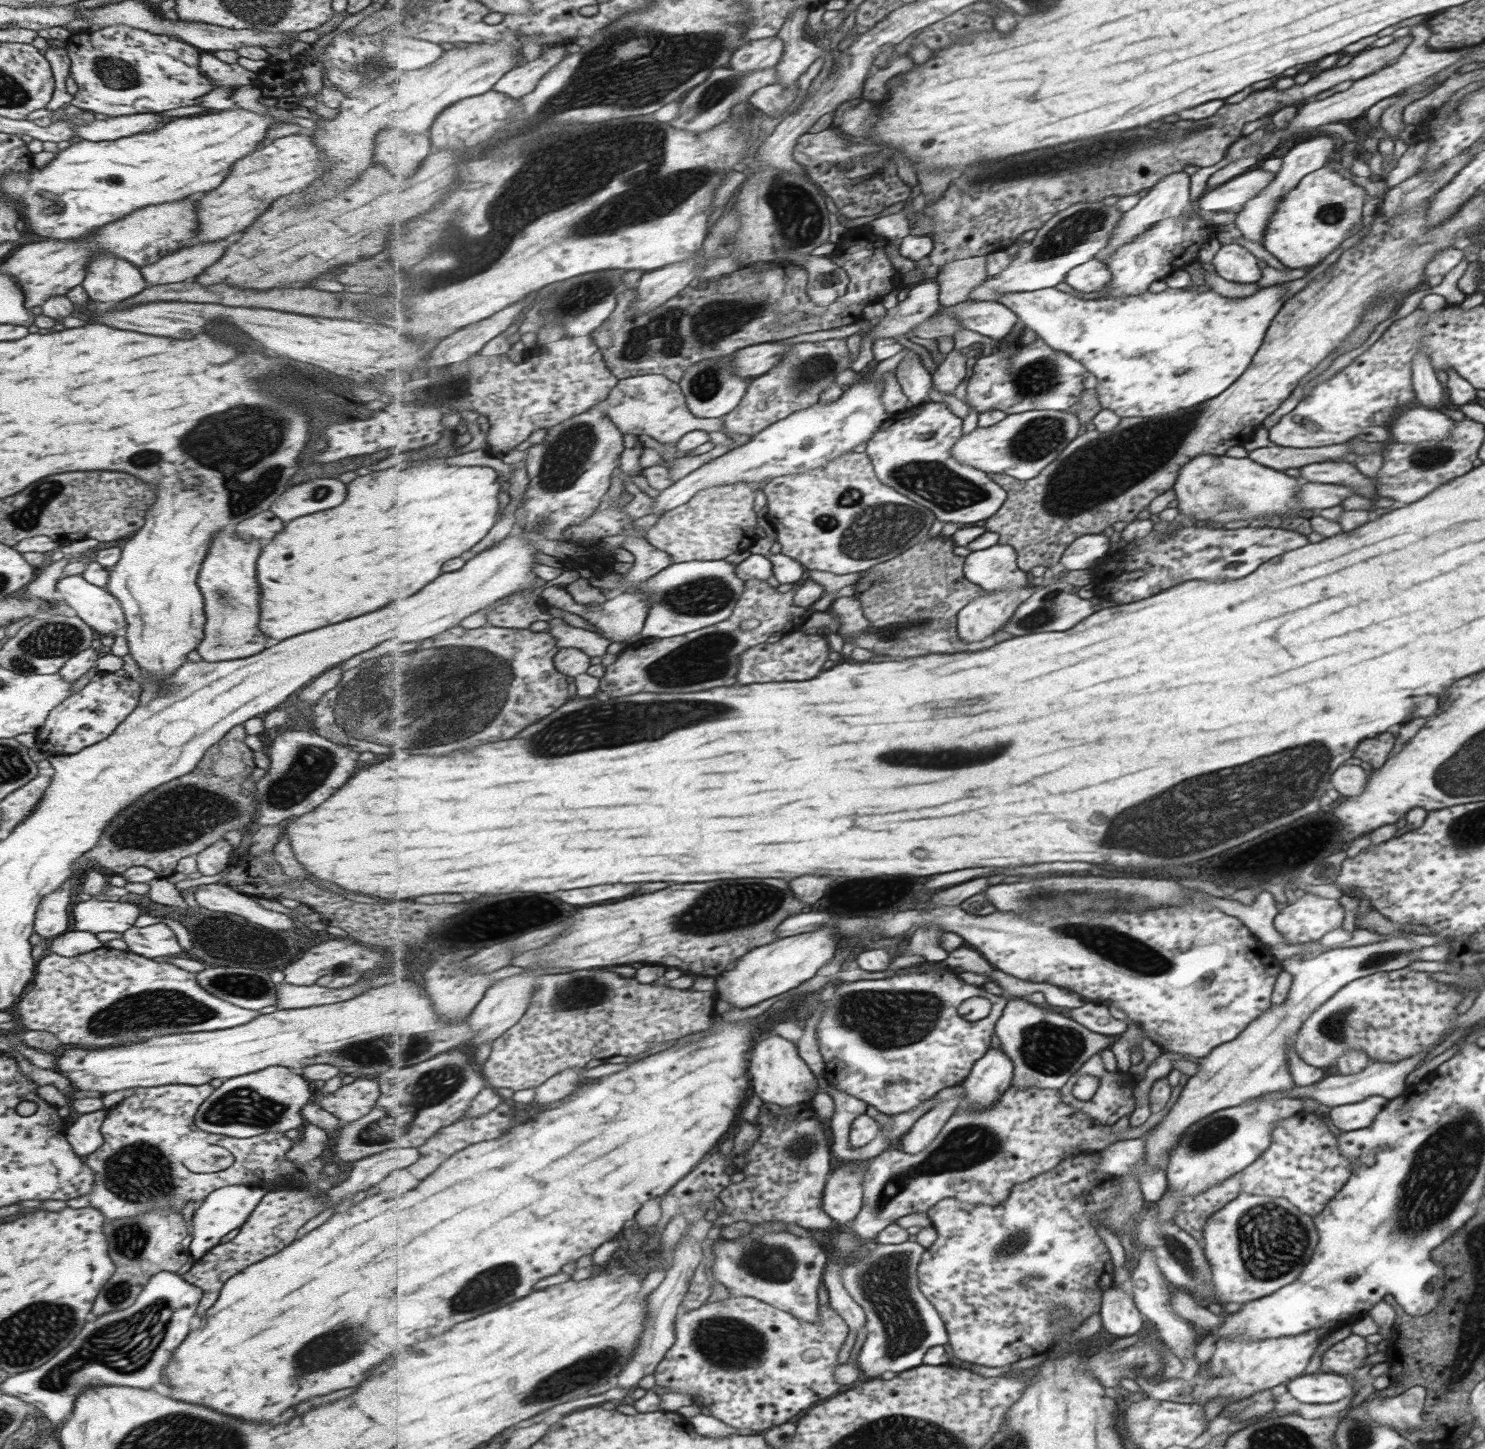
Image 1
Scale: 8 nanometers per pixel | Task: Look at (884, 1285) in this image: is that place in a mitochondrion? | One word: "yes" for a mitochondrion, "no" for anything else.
yes

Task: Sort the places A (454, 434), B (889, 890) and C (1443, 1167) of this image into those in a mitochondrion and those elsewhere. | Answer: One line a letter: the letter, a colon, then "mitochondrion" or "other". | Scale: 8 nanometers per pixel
A: other
B: other
C: mitochondrion

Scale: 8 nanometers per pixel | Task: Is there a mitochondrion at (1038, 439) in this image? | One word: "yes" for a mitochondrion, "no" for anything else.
yes

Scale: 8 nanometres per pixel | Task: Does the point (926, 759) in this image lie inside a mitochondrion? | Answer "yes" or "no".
yes

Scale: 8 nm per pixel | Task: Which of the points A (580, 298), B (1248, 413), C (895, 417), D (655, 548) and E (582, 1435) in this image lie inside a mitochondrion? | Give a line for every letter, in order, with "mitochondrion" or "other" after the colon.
A: mitochondrion
B: other
C: other
D: other
E: other

